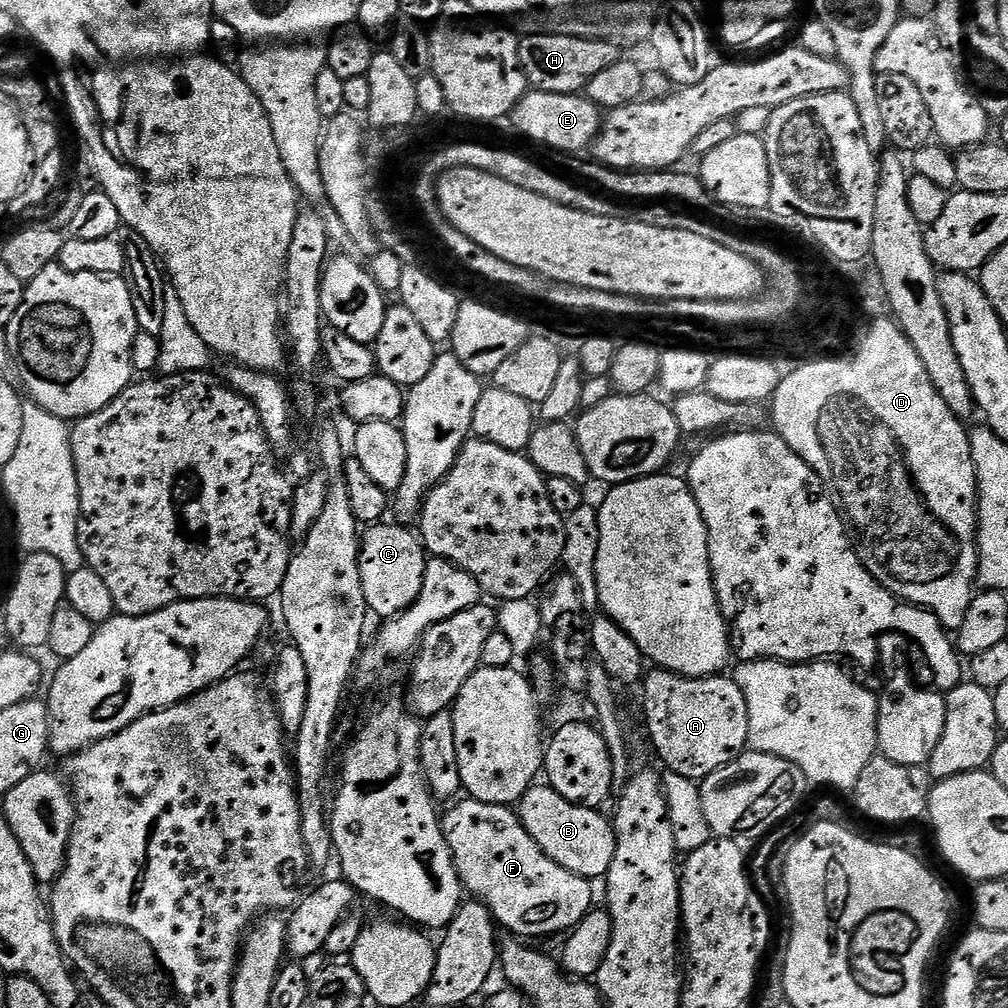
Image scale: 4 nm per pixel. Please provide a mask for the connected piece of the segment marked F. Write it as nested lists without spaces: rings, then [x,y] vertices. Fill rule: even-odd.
[[[463,799],[441,821],[461,885],[486,904],[495,921],[509,933],[516,934],[520,929],[546,936],[575,928],[593,909],[593,883],[550,859],[509,805]],[[520,912],[525,912],[523,920]]]

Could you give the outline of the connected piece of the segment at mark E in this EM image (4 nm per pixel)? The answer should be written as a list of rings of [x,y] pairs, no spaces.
[[[529,90],[524,93],[516,106],[515,112],[511,113],[510,120],[513,120],[526,135],[532,140],[539,140],[548,148],[557,148],[560,152],[580,152],[583,148],[591,149],[597,136],[600,135],[602,127],[602,112],[597,104],[584,94],[554,94],[553,92],[542,92]]]

